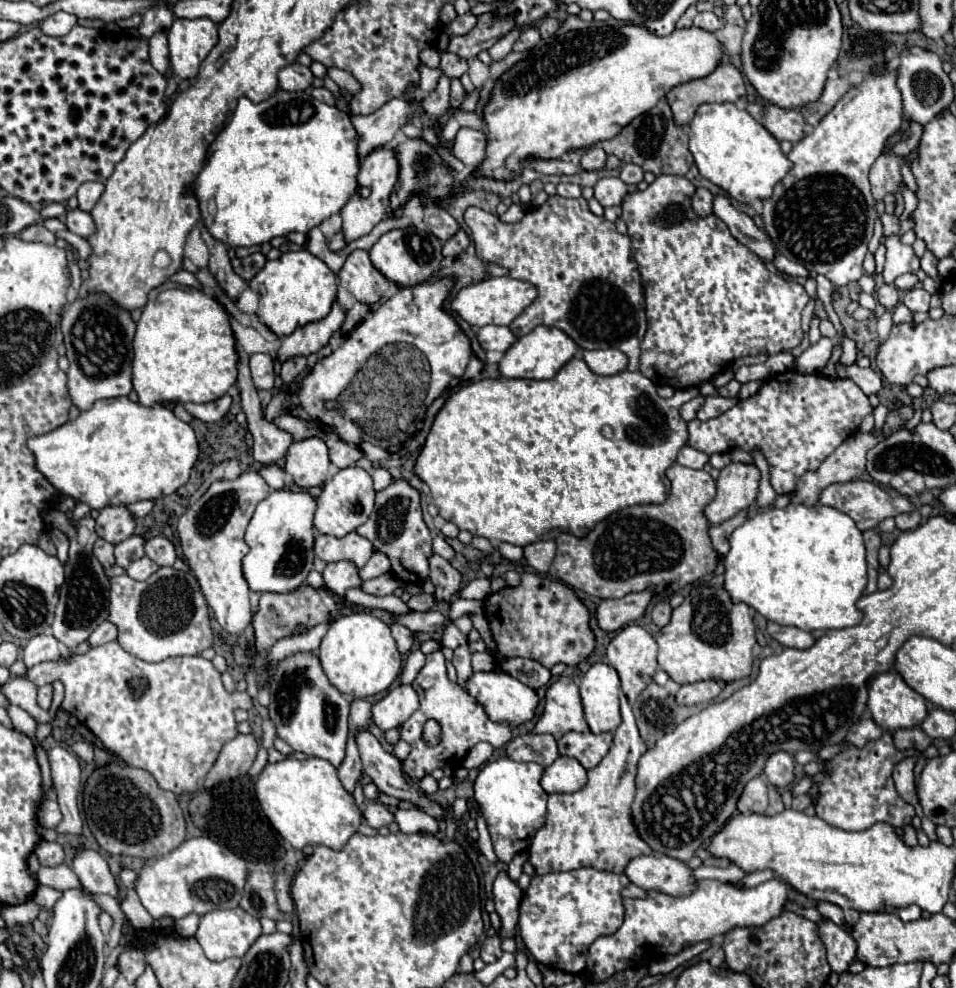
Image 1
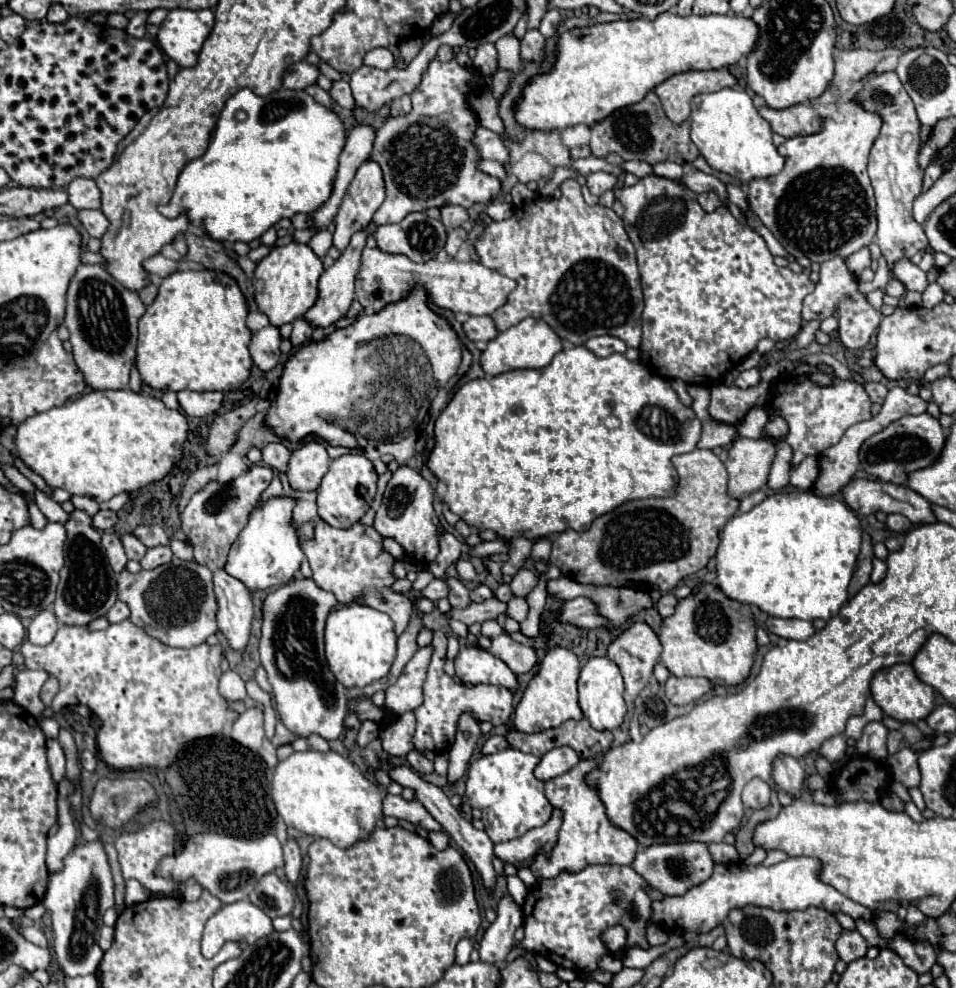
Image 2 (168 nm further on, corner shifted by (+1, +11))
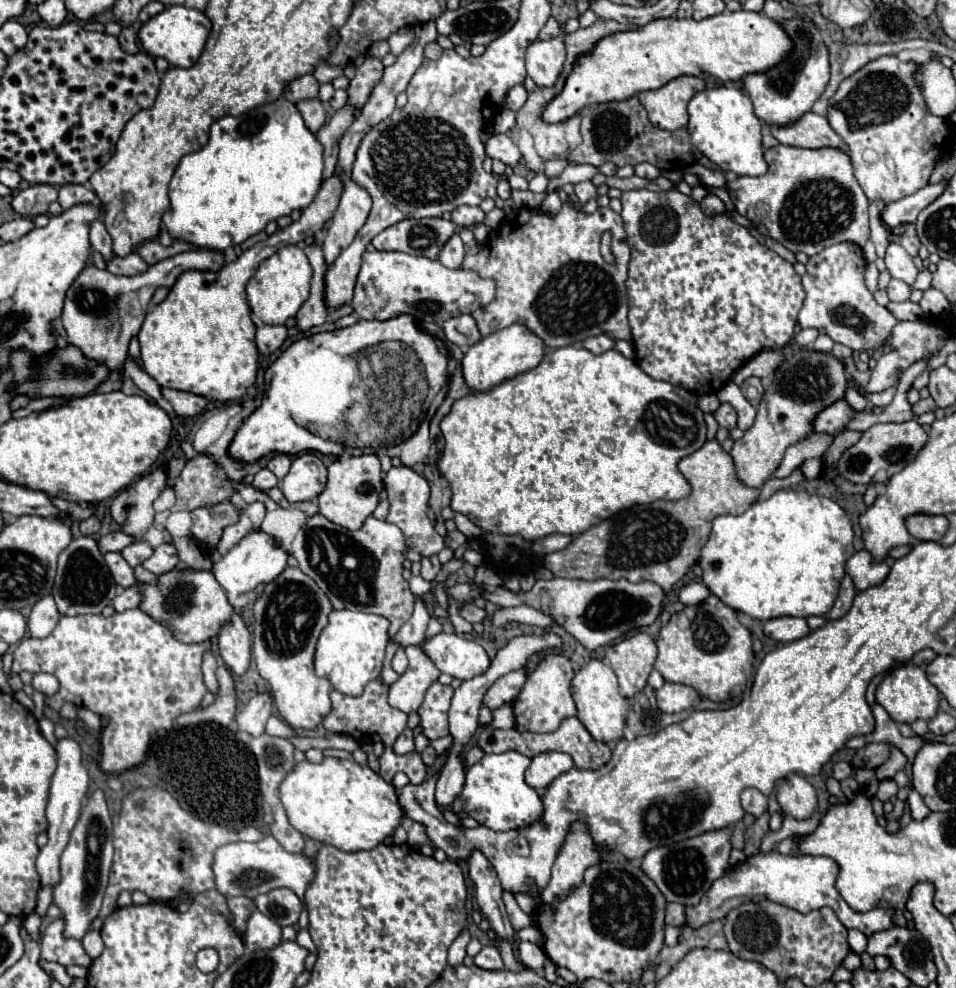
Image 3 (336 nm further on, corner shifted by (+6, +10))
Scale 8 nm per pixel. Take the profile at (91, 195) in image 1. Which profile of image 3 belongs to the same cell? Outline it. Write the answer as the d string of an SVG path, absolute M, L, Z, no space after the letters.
M65 184L65 186L59 188L57 202L63 206L63 210L67 210L67 208L71 208L75 204L95 202L95 194L83 184Z

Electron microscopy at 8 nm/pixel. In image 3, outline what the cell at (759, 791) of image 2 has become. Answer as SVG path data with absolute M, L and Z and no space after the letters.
M747 788L741 794L741 804L743 804L743 810L747 814L753 814L755 818L759 818L767 810L767 796L763 796L755 788Z

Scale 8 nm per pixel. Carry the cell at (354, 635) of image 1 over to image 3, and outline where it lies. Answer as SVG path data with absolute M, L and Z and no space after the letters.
M333 610L329 614L329 624L323 628L317 648L315 648L315 674L327 678L335 690L347 696L361 696L369 680L375 680L381 674L385 646L389 640L387 634L389 620L377 614L353 612L353 610Z

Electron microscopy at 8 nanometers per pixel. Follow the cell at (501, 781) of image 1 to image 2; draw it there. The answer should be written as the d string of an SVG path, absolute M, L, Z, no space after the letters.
M508 747L494 755L482 755L470 763L464 803L482 811L484 831L494 843L522 837L526 831L546 825L546 821L552 817L554 807L544 797L544 783L534 777L534 767L538 761L540 759L534 755Z

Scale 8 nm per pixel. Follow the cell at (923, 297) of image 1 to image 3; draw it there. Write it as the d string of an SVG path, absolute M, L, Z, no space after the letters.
M891 242L887 246L887 254L885 254L885 264L887 264L887 270L891 272L893 278L899 278L899 280L905 280L907 284L913 284L915 278L917 278L917 268L913 264L913 258L905 252L905 248L901 244L895 244Z

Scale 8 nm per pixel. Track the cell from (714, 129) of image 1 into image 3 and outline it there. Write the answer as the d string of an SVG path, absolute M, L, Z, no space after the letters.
M732 85L697 92L689 102L687 130L693 146L723 170L731 170L739 176L763 176L767 172L761 146L761 122L753 114L751 100Z

